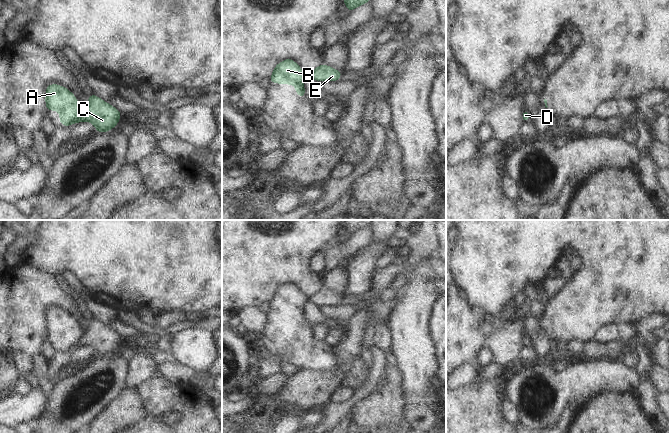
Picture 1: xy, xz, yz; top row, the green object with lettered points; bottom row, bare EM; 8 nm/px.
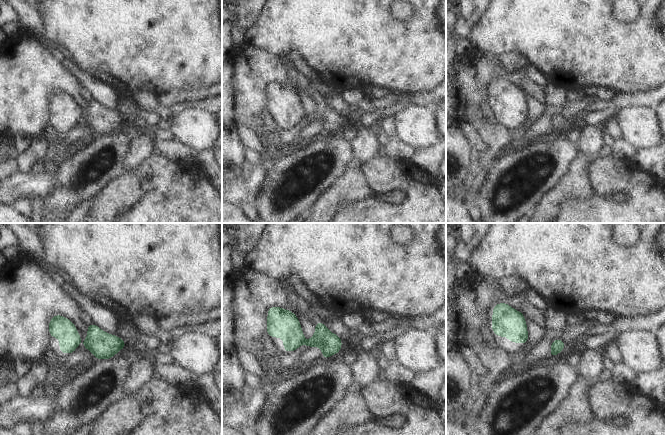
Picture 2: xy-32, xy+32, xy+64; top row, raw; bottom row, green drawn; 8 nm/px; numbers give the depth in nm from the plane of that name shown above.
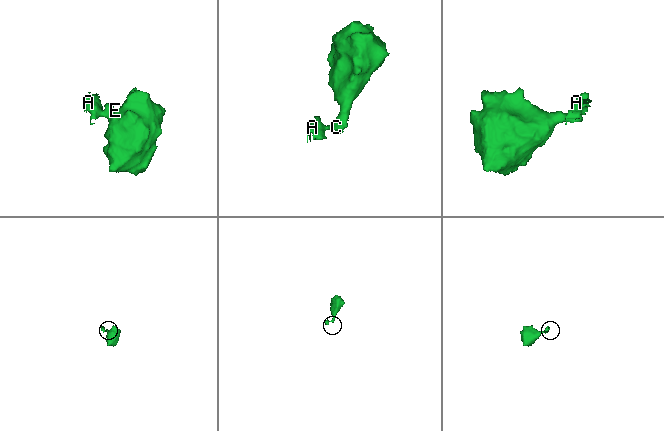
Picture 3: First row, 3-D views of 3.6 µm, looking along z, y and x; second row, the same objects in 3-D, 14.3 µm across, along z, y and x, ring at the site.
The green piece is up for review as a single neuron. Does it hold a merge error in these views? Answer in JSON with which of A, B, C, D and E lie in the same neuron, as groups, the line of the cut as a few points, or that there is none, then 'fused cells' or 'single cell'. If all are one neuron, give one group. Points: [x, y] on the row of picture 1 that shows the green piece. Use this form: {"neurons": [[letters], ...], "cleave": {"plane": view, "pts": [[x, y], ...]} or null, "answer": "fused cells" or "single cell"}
{"neurons": [["A", "B"], ["C", "D", "E"]], "cleave": {"plane": "xy", "pts": [[81, 109], [75, 121]]}, "answer": "fused cells"}

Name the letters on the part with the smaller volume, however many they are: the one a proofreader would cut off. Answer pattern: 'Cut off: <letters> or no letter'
Cut off: A, B

